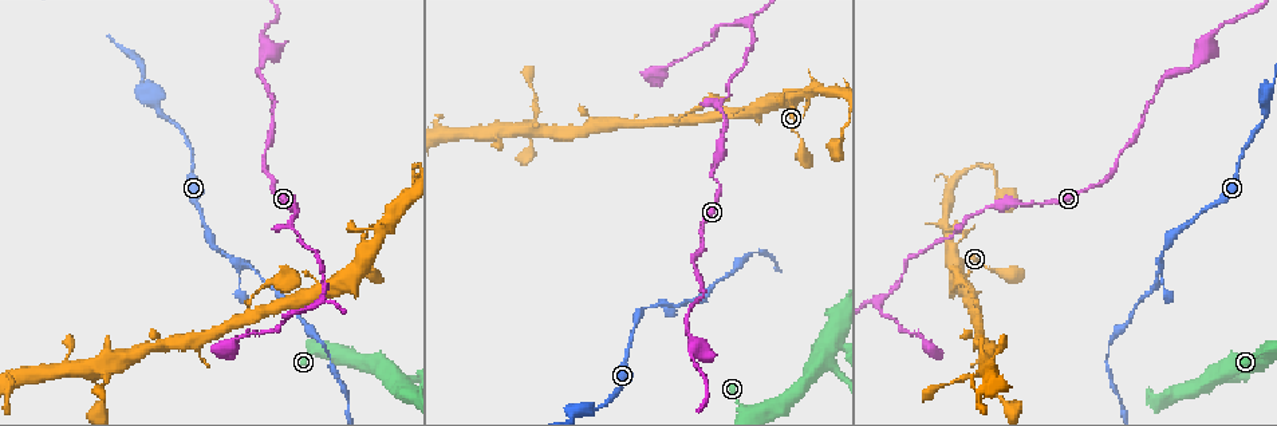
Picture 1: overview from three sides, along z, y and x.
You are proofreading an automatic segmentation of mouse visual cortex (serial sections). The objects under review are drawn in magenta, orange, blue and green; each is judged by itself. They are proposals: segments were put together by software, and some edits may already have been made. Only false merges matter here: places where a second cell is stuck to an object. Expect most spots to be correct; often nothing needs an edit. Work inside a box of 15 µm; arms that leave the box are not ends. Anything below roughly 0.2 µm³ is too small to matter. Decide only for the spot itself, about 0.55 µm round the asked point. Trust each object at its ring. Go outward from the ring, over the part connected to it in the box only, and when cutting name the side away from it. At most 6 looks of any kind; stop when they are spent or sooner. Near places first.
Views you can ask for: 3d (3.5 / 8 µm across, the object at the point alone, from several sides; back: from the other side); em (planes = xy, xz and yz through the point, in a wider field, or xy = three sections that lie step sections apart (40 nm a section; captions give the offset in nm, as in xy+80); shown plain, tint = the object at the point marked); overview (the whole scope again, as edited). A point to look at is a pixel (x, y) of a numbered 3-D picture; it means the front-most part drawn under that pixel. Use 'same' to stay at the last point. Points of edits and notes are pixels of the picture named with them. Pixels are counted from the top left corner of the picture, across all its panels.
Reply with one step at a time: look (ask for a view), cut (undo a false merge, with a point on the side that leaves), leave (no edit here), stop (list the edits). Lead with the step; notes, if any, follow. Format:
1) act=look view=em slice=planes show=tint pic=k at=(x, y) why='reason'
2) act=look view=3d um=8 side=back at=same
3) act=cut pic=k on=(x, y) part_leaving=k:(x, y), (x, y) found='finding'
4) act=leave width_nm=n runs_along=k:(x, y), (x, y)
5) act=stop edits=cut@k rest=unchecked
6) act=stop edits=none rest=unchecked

act=look view=3d um=8 pic=1 at=(1210, 40) why='calibre changes'

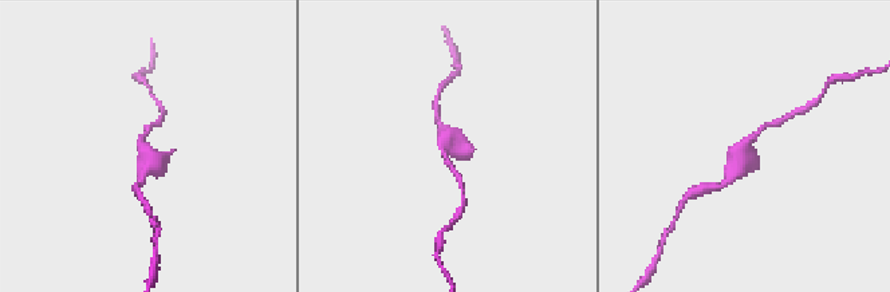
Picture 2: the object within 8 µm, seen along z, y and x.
act=look view=em slice=planes show=tint pic=2 at=(746, 142) why='shape alone is not enough'

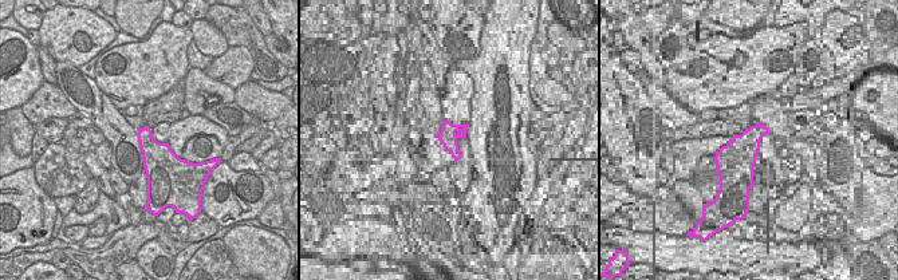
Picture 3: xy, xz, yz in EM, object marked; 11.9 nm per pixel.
act=leave runs_along=2:(731, 177), (756, 133), (775, 125) found='one cell here'

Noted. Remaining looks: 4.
act=look view=3d um=3.5 side=back pic=1 at=(97, 374) why='thin arm on a thick one'

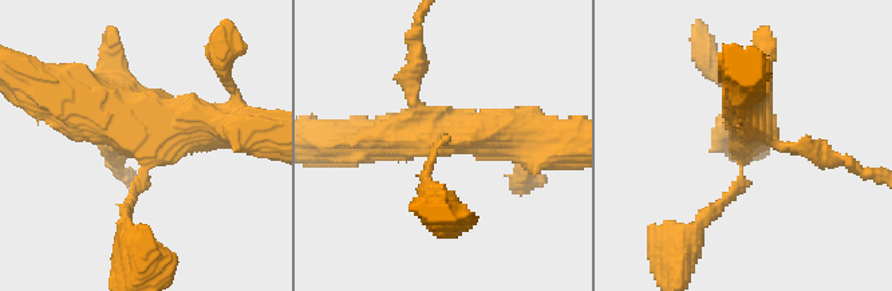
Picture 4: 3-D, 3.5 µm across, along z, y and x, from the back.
act=look view=em slice=xy step=5 show=tint pic=4 at=(739, 146)

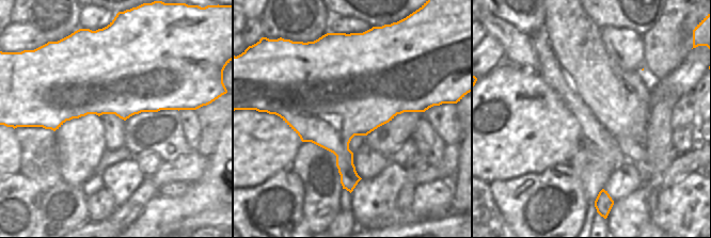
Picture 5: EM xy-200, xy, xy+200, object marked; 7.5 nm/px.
act=leave runs_along=4:(50, 90), (119, 124), (227, 124) found='one cell here'

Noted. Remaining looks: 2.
act=look view=3d um=3.5 pic=1 at=(884, 297) why='branch point'

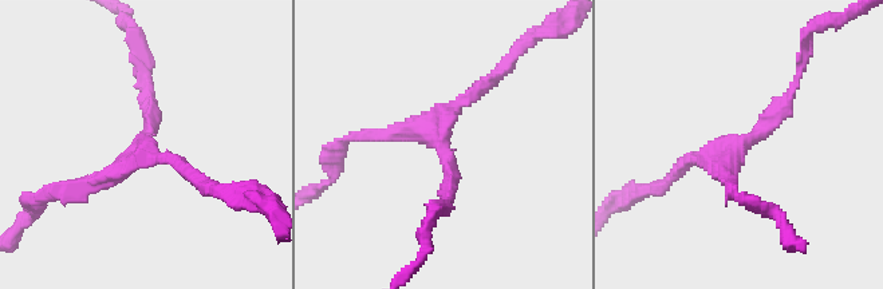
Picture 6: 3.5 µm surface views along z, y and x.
act=look view=em slice=planes show=tint pic=6 at=(737, 151) arms=3 arm_widths_nm=150,200,200

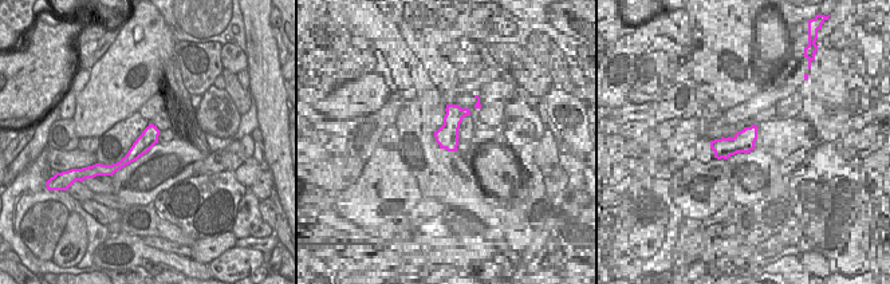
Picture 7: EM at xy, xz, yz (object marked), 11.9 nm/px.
act=leave runs_along=6:(149, 86), (145, 143), (62, 189) found='continuous, no second cell'

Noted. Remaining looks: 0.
act=stop edits=none rest=unchecked

